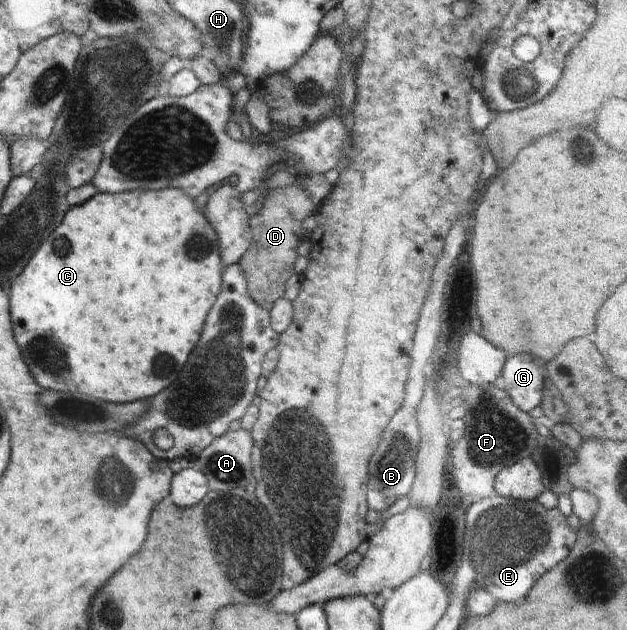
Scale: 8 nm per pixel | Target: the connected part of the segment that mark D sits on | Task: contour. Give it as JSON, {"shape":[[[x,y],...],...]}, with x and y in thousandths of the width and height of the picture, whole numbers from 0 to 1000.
{"shape":[[[469,292],[431,300],[429,308],[419,314],[419,330],[413,340],[399,346],[402,383],[378,417],[386,422],[396,441],[396,465],[423,492],[431,494],[437,479],[453,470],[456,444],[470,435],[474,392],[482,378],[488,376],[480,354],[504,333],[506,327],[496,317],[493,305]]]}

